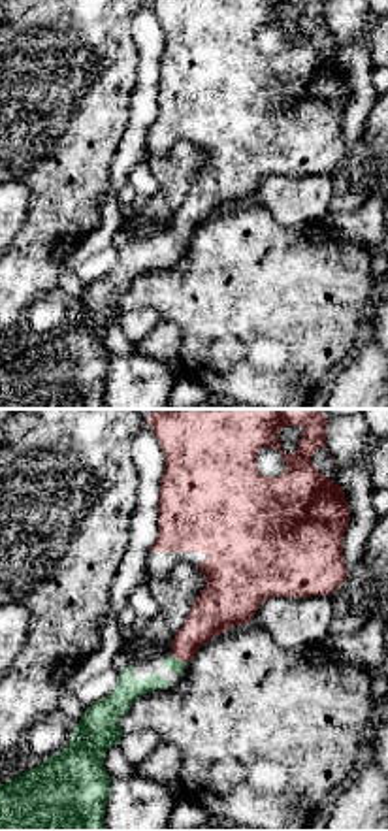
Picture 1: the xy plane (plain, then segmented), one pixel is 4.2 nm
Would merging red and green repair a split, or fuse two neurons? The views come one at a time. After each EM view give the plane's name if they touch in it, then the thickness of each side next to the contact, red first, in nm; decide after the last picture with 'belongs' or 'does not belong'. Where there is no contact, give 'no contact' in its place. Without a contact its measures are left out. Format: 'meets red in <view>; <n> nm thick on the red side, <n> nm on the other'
meets red in xy; 190 nm thick on the red side, 60 nm on the other

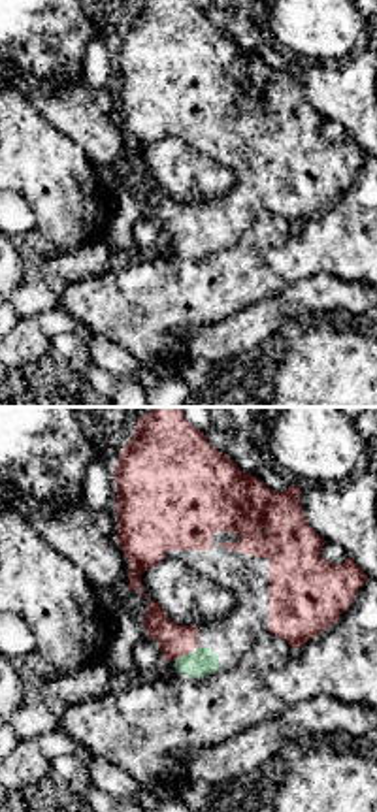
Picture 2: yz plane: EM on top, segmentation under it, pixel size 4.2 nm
meets red in yz; 140 nm thick on the red side, 110 nm on the other

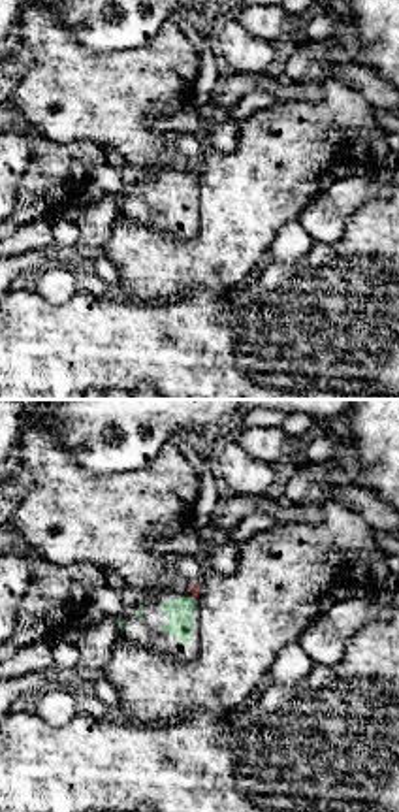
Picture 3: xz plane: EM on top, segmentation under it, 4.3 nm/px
meets red in xz; 50 nm thick on the red side, 120 nm on the other

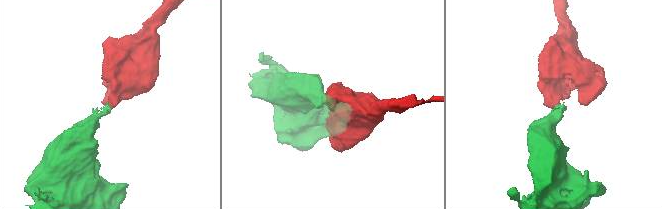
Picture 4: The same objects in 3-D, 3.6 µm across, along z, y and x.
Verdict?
belongs

